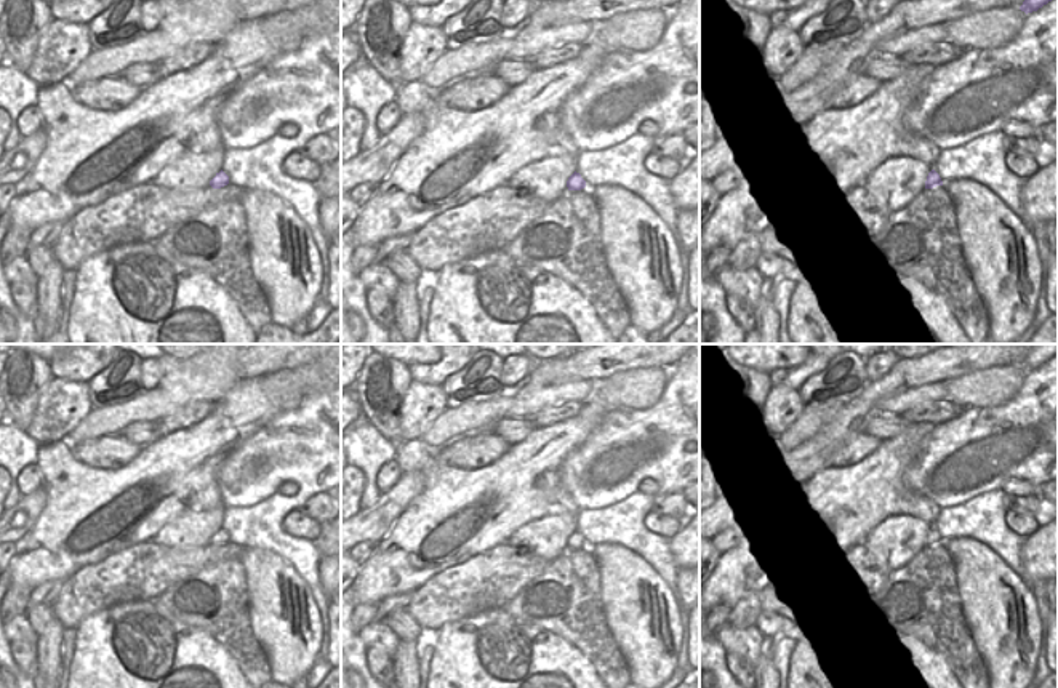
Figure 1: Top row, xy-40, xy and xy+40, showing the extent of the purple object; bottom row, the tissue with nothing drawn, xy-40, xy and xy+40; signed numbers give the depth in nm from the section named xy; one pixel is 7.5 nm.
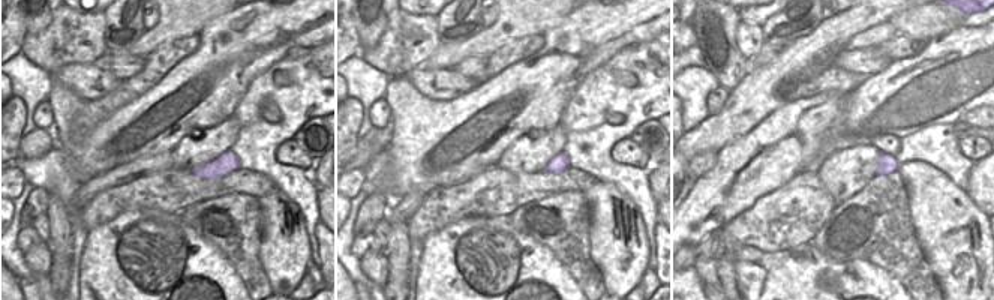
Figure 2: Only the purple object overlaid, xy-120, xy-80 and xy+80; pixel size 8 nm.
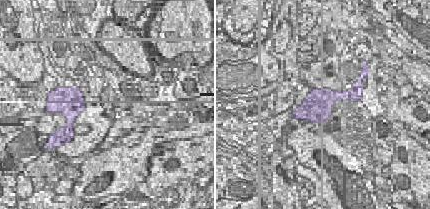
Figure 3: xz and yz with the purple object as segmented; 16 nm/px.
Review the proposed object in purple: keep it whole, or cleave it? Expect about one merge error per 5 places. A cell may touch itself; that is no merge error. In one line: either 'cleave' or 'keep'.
keep

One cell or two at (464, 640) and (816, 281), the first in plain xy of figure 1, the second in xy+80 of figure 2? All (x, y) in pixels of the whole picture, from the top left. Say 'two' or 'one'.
one

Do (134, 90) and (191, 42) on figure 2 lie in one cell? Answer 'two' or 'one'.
one

